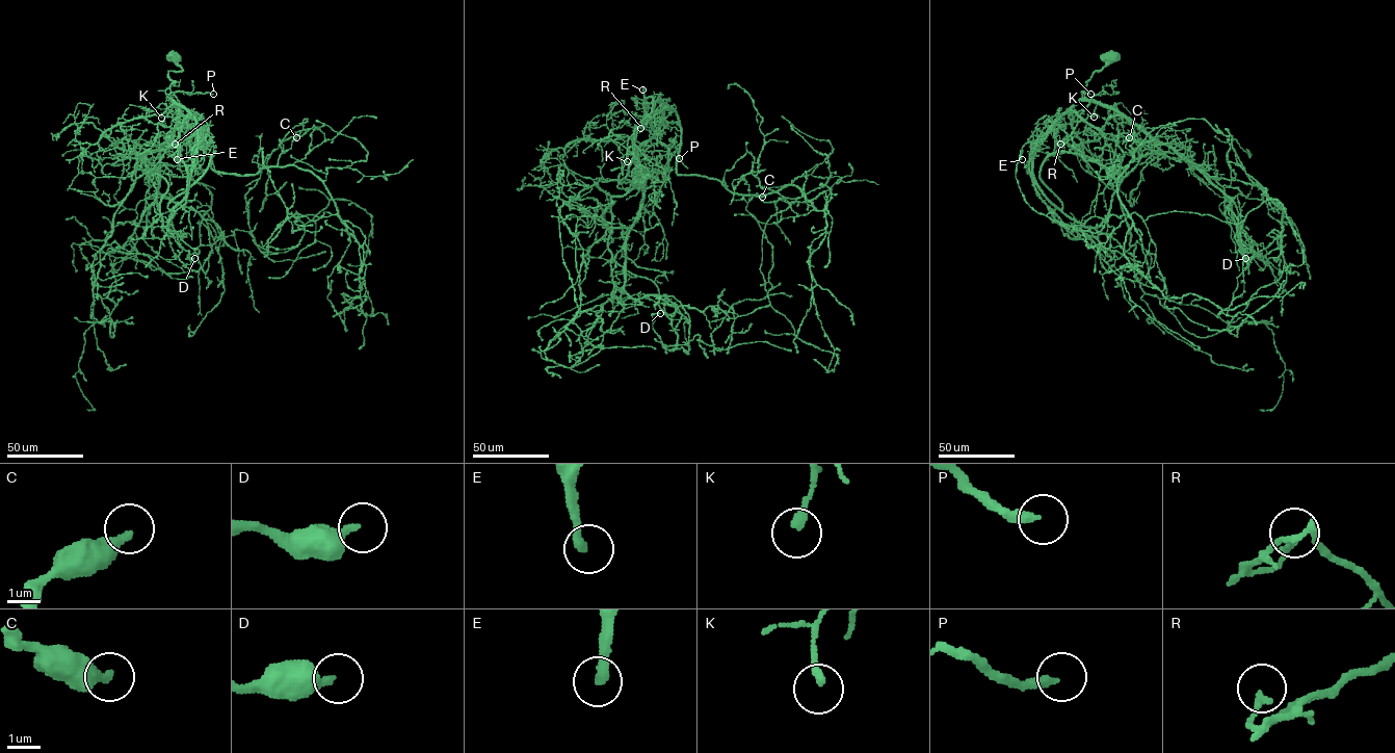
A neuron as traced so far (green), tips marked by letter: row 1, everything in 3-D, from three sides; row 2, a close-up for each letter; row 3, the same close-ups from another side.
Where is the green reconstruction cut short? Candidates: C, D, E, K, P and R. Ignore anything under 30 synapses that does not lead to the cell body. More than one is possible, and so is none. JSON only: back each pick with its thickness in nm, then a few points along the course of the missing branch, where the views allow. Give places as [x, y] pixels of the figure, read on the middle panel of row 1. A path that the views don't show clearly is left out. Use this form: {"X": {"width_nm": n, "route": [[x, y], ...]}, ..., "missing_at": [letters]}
{"E": {"width_nm": 280, "route": [[642, 89], [634, 92], [635, 106], [627, 109]]}, "P": {"width_nm": 280, "route": [[679, 158], [700, 152], [726, 161], [728, 153], [724, 149]]}, "missing_at": ["E", "P"]}

